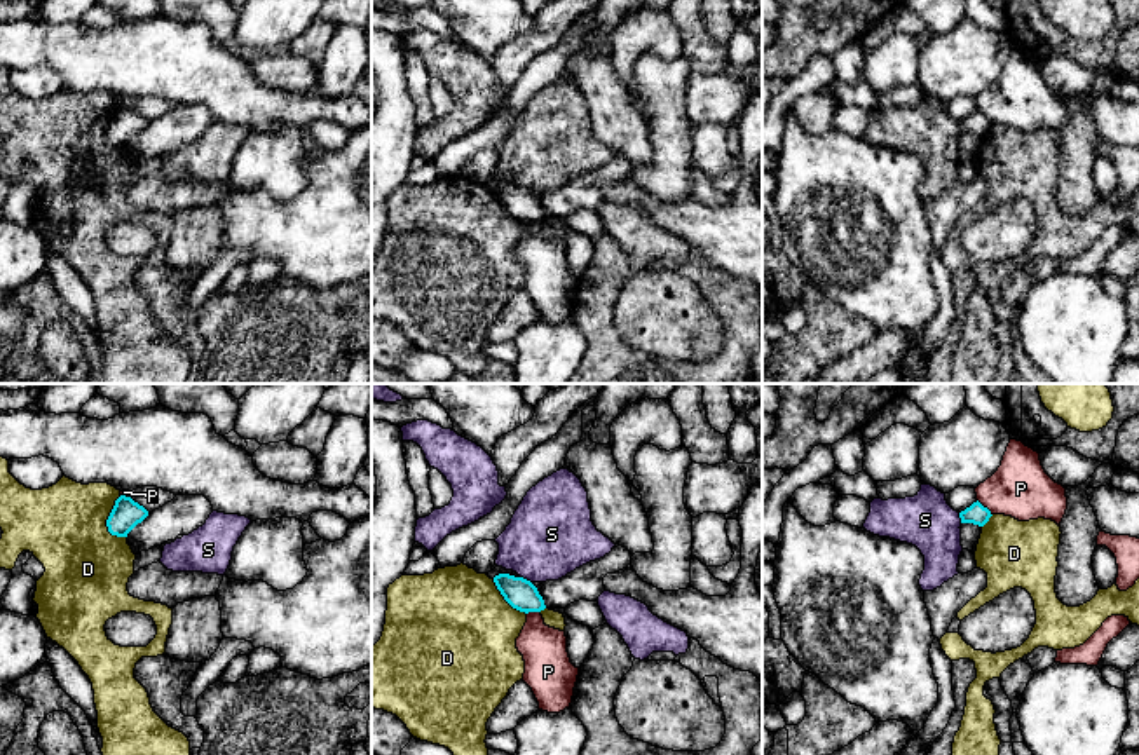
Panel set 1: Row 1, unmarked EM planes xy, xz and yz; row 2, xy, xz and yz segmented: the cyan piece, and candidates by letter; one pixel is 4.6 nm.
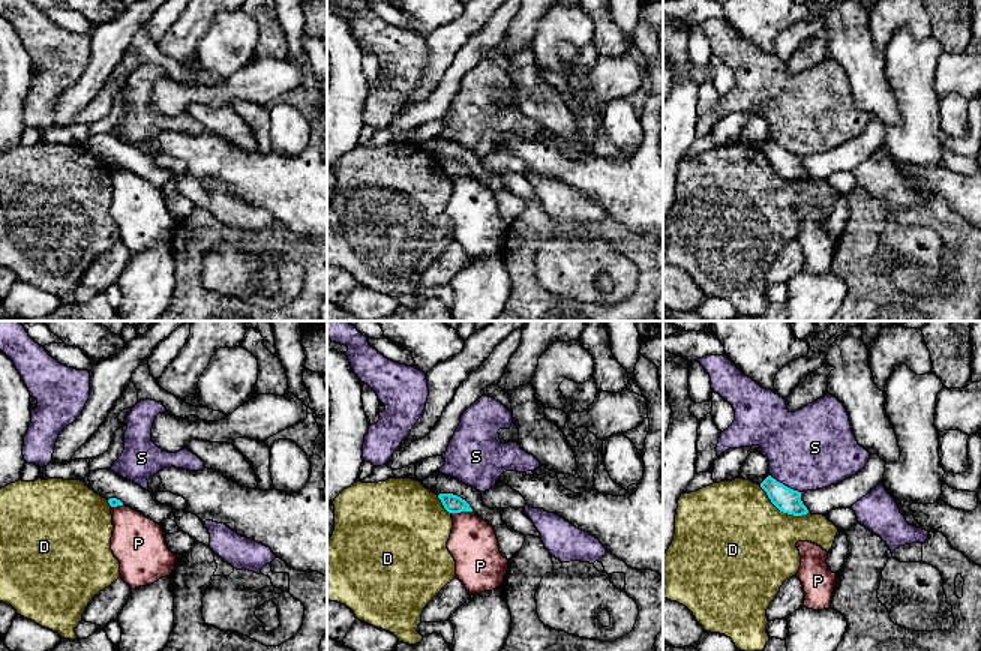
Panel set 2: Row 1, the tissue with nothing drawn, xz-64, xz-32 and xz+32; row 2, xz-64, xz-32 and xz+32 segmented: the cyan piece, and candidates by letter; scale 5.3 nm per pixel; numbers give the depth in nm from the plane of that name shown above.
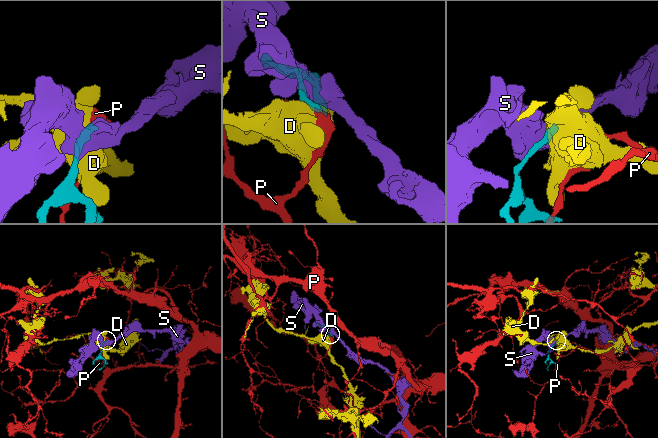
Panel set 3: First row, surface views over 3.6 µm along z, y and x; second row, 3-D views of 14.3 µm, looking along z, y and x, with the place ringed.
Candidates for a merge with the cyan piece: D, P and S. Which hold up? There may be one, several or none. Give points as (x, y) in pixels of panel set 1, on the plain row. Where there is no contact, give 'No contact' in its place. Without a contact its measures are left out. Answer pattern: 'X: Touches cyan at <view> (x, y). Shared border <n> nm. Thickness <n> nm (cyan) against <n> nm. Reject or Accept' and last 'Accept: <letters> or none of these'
D: Touches cyan at xy (107, 131). Shared border 200 nm. Thickness 140 nm (cyan) against 380 nm. Reject
P: Touches cyan at yz (986, 117). Shared border 100 nm. Thickness 90 nm (cyan) against 280 nm. Reject
S: Touches cyan at xz (525, 189). Shared border 70 nm. Thickness 140 nm (cyan) against 380 nm. Reject
Accept: none of these

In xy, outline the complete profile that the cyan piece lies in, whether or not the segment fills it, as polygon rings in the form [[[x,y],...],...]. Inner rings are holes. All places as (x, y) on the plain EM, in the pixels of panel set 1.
[[[120,105],[106,129],[108,141],[117,146],[127,143],[148,126],[148,120],[131,106]]]

